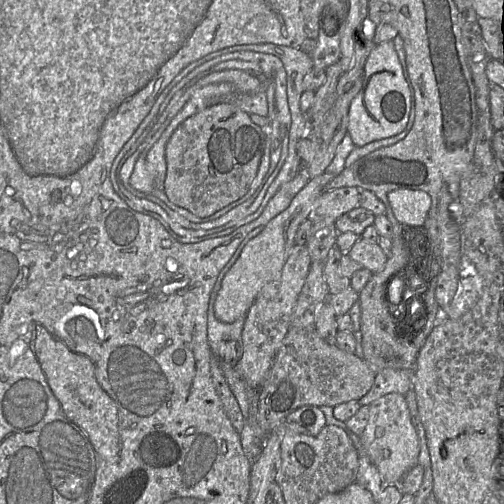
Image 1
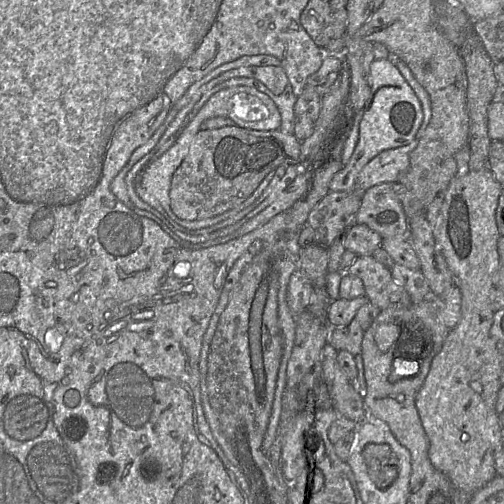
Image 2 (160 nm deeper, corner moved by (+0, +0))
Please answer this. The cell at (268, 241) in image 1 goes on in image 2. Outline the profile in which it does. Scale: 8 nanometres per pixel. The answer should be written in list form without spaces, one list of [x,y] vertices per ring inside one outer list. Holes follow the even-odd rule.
[[[391,56],[374,59],[369,71],[370,97],[359,124],[359,138],[349,162],[332,178],[329,189],[337,192],[357,190],[359,173],[380,152],[409,144],[421,123],[421,106],[415,93],[397,69]]]

